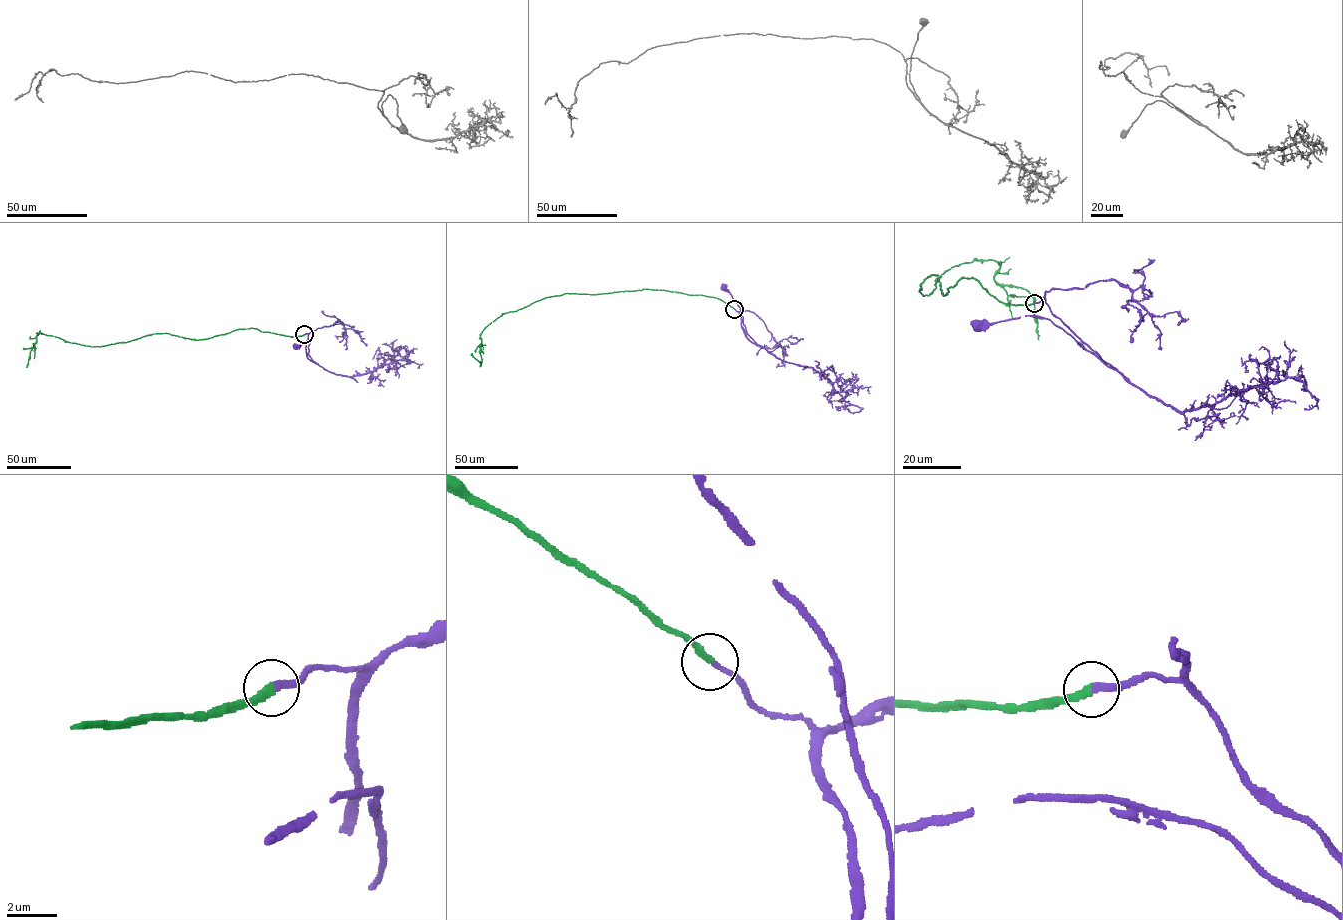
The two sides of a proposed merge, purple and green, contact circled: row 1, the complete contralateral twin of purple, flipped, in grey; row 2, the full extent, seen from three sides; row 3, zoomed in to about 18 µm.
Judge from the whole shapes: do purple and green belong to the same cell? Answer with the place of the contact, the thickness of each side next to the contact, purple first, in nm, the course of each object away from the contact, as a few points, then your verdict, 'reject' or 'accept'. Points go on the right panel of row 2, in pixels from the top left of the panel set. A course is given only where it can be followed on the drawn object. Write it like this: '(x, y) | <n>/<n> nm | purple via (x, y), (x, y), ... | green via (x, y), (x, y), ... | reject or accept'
(1034, 303) | 220/260 nm | purple via (1034, 303), (1046, 303), (1094, 352), (1047, 319), (1026, 315), (977, 326) | green via (1034, 303), (973, 277), (943, 296), (928, 276), (918, 291), (994, 260), (997, 283), (1034, 299), (1039, 339) | accept

